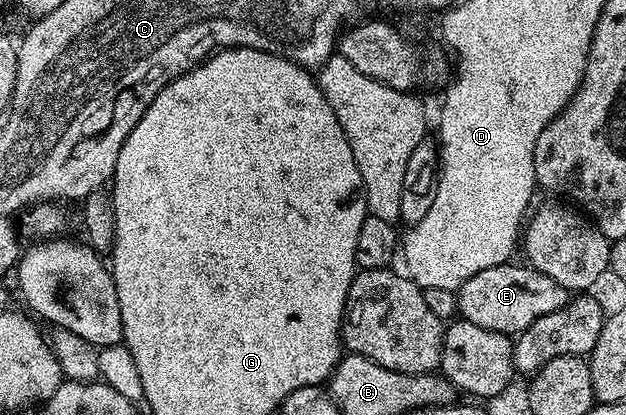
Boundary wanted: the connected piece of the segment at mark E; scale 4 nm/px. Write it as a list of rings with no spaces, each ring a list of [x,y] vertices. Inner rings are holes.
[[[513,264],[487,267],[487,271],[479,271],[479,275],[471,275],[471,279],[461,284],[455,293],[460,320],[475,323],[475,327],[487,327],[487,331],[516,335],[531,327],[535,319],[543,319],[543,315],[559,311],[559,307],[571,300],[570,290],[555,283],[555,279],[543,275],[528,264]]]

